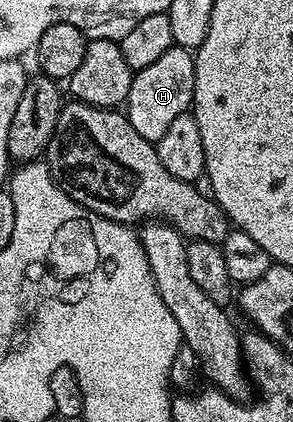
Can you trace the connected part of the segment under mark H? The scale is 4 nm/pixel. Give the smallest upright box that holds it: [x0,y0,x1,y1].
[126,46,196,144]

